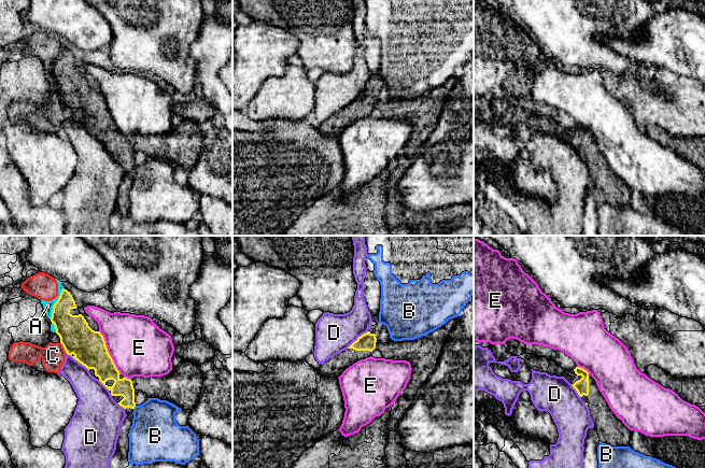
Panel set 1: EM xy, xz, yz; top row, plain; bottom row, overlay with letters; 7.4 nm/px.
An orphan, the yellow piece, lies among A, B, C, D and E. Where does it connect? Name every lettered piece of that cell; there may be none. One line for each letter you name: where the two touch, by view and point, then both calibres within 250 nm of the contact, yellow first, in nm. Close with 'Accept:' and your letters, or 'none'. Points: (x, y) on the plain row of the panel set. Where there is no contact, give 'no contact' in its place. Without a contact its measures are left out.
Accept: none

